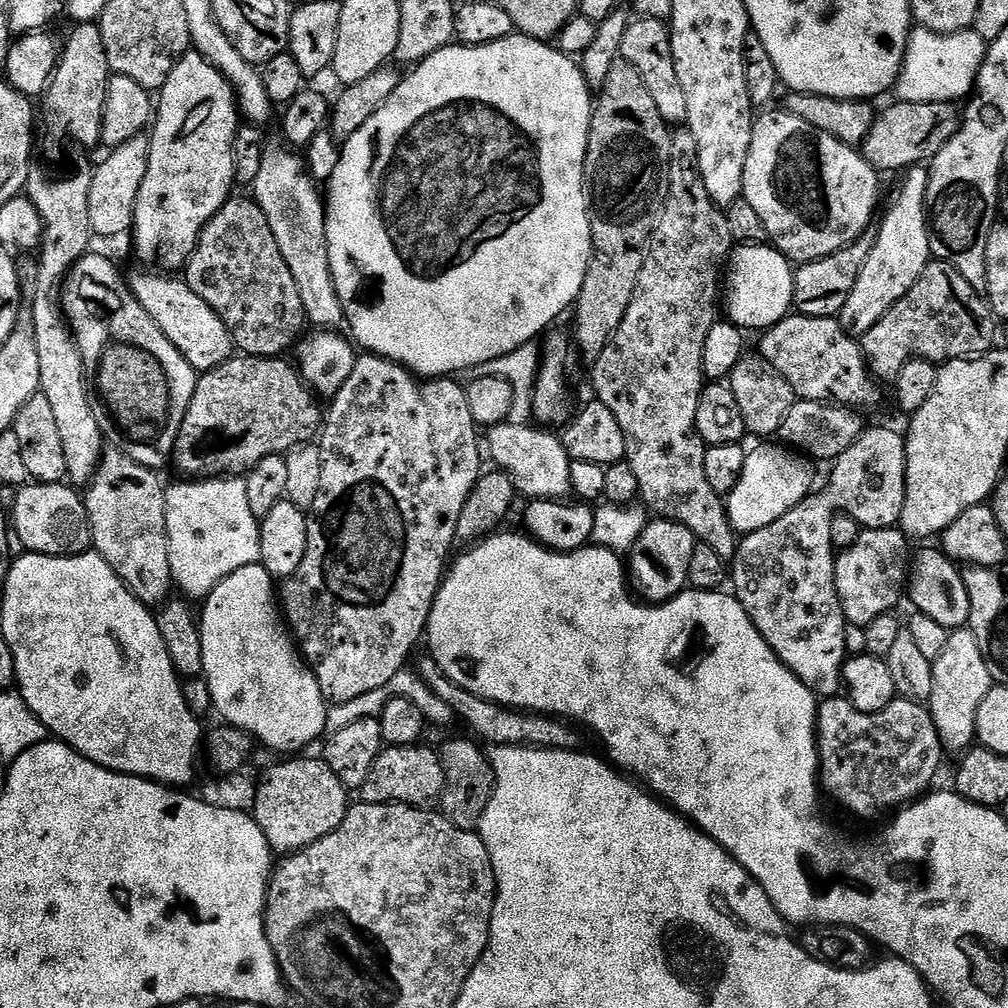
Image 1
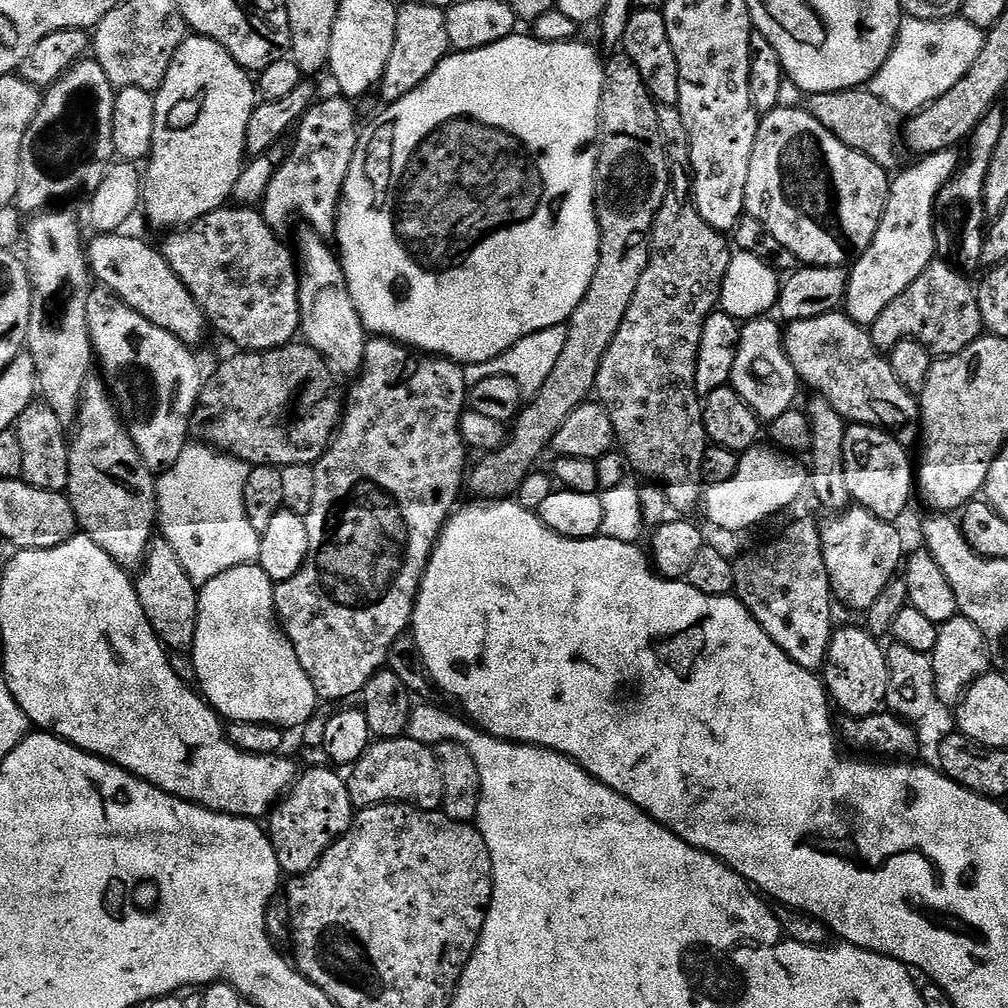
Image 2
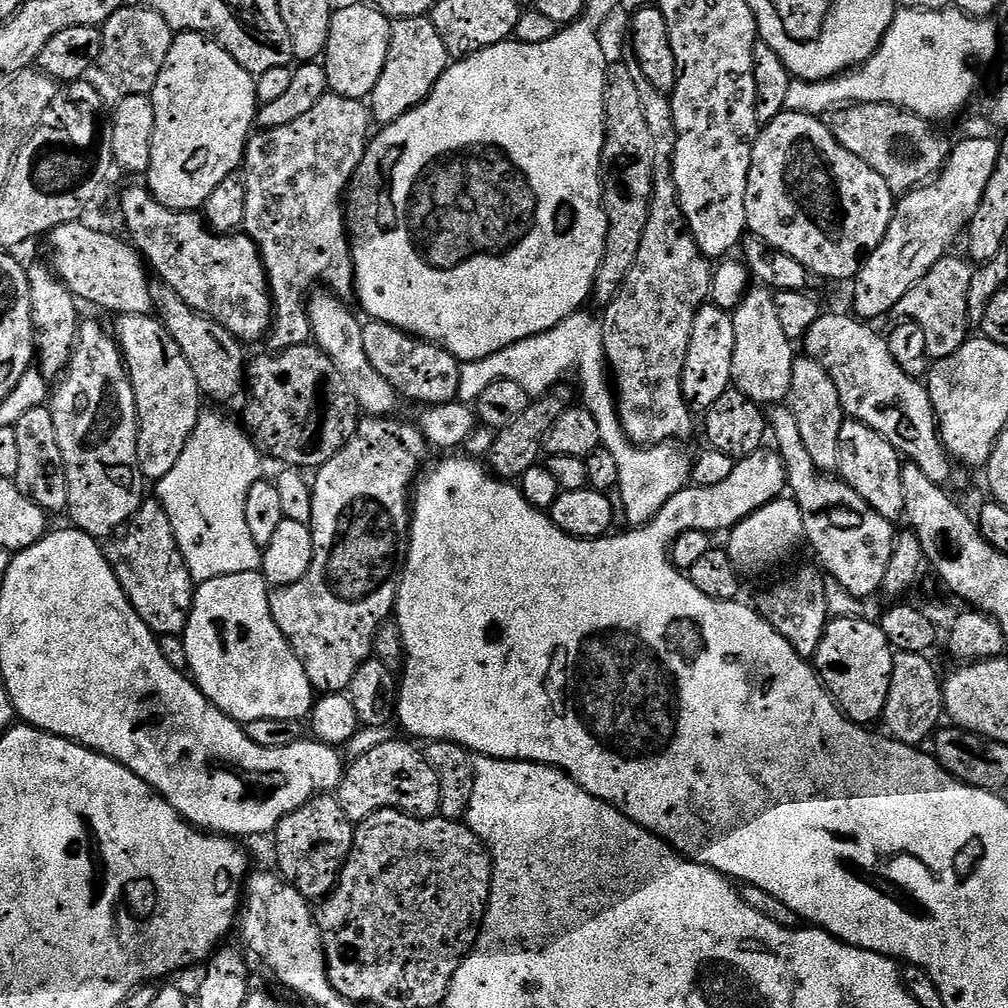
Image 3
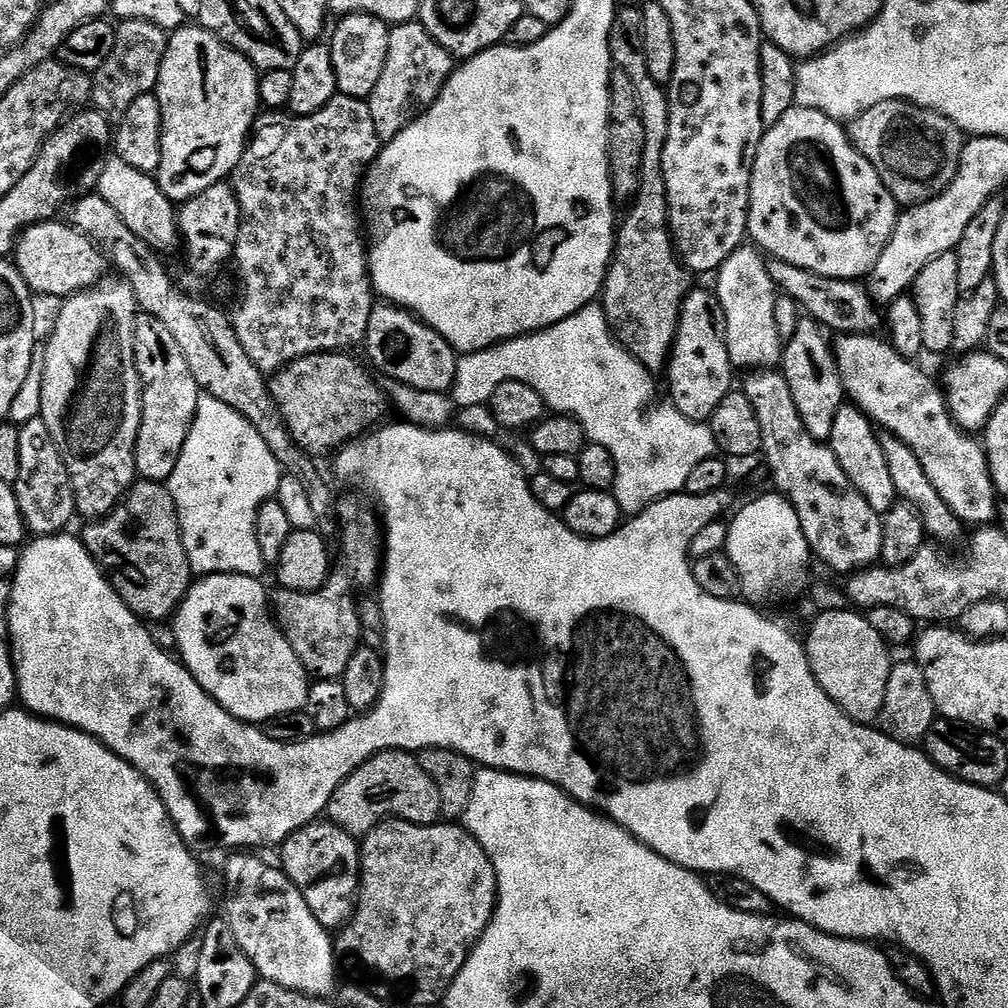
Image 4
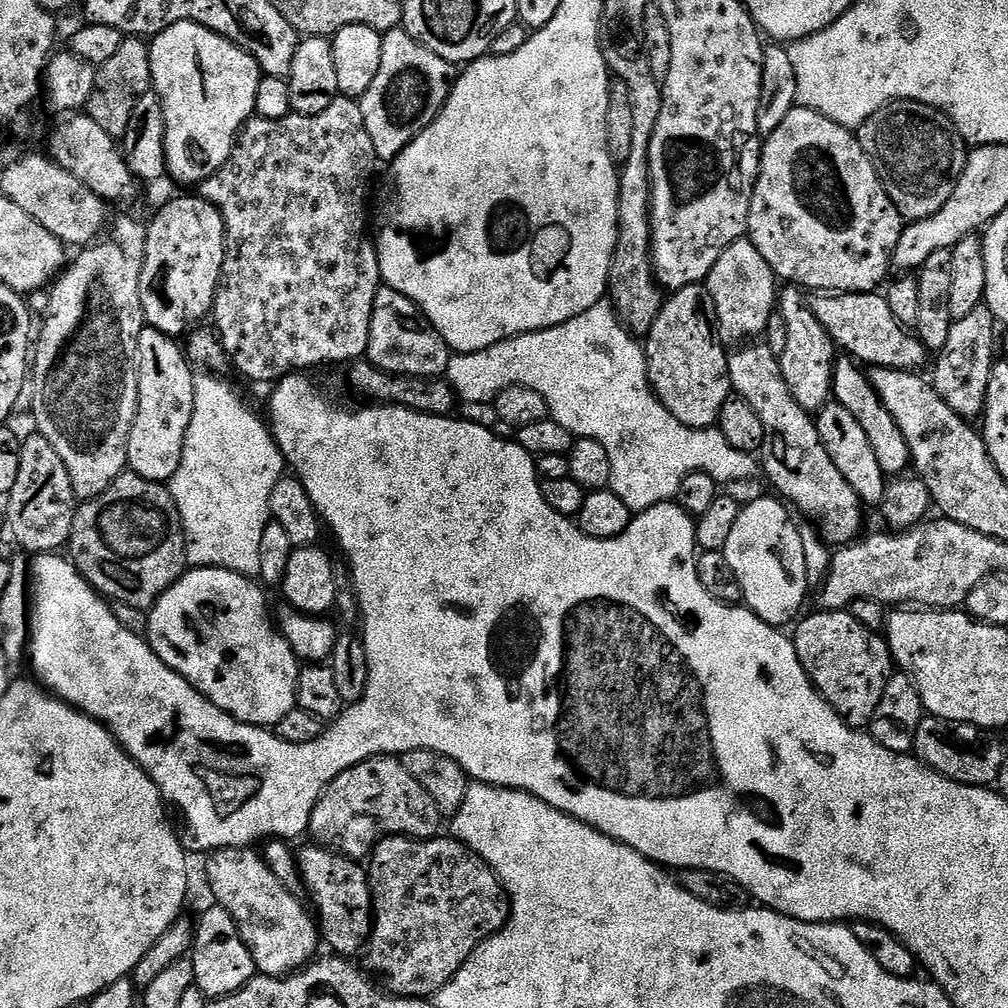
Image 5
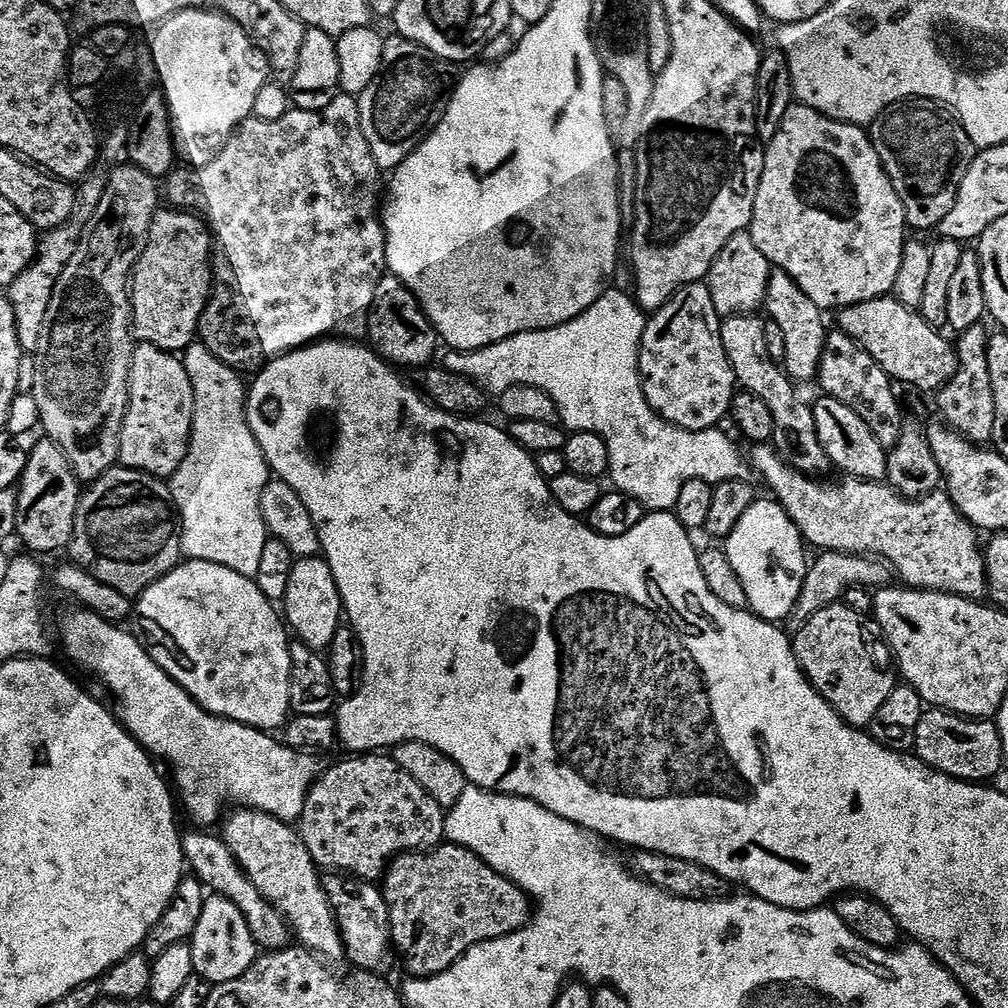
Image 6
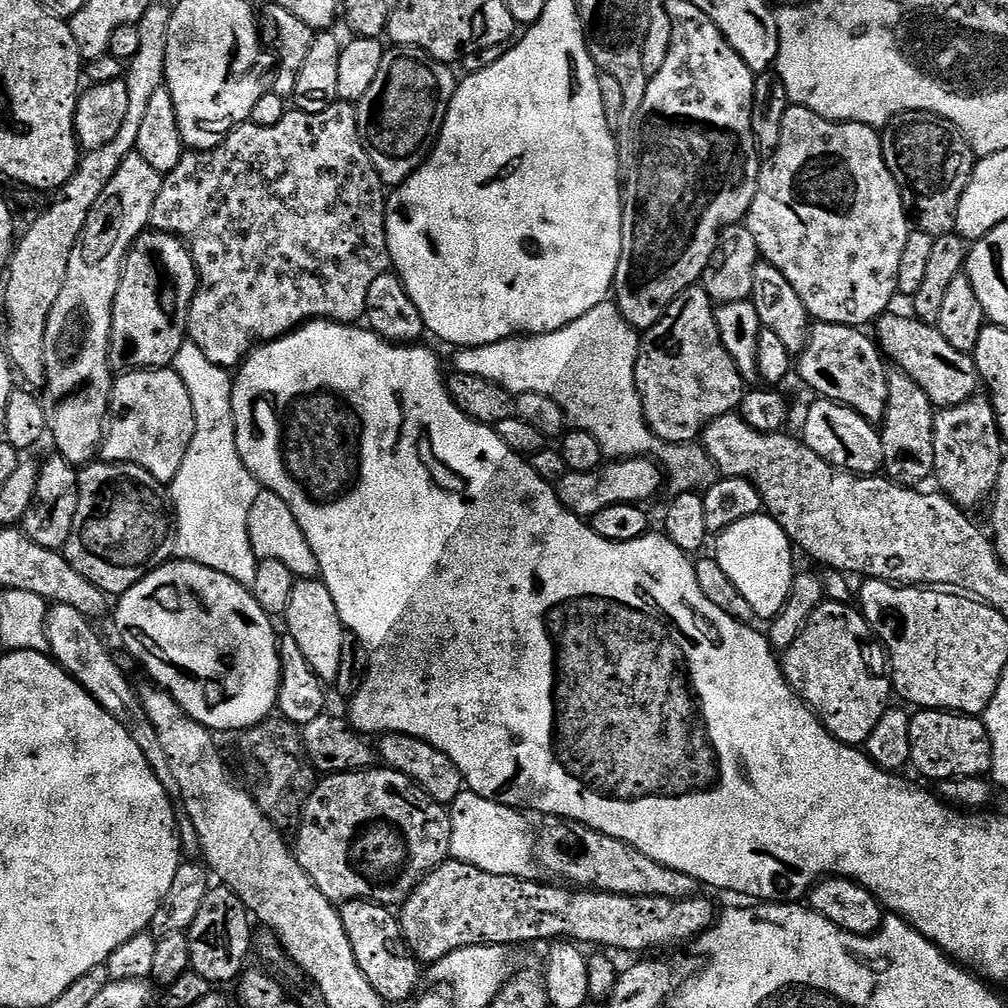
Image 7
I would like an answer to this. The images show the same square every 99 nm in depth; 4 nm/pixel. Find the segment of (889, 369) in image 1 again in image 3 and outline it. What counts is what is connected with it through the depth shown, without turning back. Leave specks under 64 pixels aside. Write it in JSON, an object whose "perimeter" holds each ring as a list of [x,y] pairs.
{"perimeter":[[[949,254],[943,256],[895,306],[895,315],[904,320],[913,320],[926,333],[926,348],[934,354],[936,360],[954,354],[970,338],[970,321],[968,319],[968,303],[970,302],[970,282],[972,281],[973,265],[963,255]]]}

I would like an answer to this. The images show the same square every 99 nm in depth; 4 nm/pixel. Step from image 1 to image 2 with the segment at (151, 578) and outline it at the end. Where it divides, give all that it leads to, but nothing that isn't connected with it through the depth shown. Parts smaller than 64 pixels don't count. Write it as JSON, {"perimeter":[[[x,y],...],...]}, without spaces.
{"perimeter":[[[99,383],[85,387],[80,410],[74,421],[76,433],[71,433],[68,450],[68,486],[66,495],[76,515],[79,531],[89,536],[110,558],[125,570],[136,570],[148,555],[148,546],[154,539],[154,525],[158,520],[156,507],[156,480],[140,459],[127,427],[114,405],[113,399]]]}

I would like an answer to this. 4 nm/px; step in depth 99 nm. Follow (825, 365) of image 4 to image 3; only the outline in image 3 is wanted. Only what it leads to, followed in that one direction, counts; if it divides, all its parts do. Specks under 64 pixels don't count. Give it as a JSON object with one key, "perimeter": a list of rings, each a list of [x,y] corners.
{"perimeter":[[[806,354],[793,362],[793,377],[790,378],[786,406],[794,414],[794,422],[798,422],[798,434],[802,438],[802,446],[806,446],[806,454],[810,454],[810,462],[814,462],[819,472],[835,473],[840,466],[840,435],[846,422],[842,398],[838,398],[838,386],[834,386],[834,378],[830,378],[822,365]]]}

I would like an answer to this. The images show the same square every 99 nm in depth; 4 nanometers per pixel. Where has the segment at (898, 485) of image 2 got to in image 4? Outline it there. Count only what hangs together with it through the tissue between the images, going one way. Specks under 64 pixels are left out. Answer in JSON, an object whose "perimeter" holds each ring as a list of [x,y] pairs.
{"perimeter":[[[845,406],[838,410],[834,418],[834,430],[830,441],[832,452],[838,458],[846,478],[860,491],[862,498],[870,502],[875,512],[881,514],[898,503],[894,490],[894,482],[890,478],[890,470],[886,466],[886,454],[882,454],[882,446],[877,429],[871,420],[855,406]]]}

